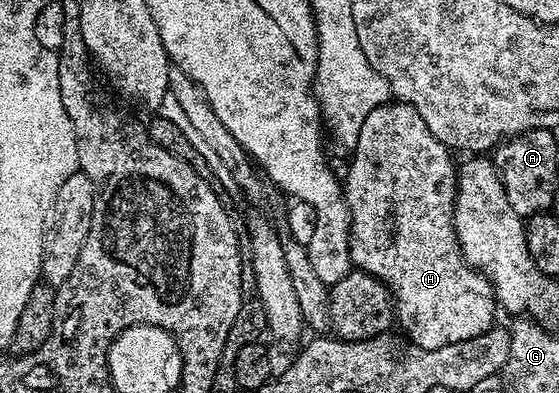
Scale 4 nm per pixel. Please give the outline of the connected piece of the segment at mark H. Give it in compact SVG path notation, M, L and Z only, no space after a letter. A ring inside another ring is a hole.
M388 103L369 111L365 123L361 123L361 135L357 135L357 143L353 150L355 158L347 169L347 181L342 182L343 197L347 201L347 207L351 211L351 263L356 270L373 275L381 283L385 283L391 290L397 325L405 334L408 341L423 349L435 349L446 347L449 344L461 343L463 340L473 339L486 332L496 324L495 309L497 302L493 287L487 278L467 264L463 253L459 249L459 240L455 234L455 179L457 176L457 161L454 161L452 150L448 149L425 127L425 119L417 115L412 105L402 103Z

